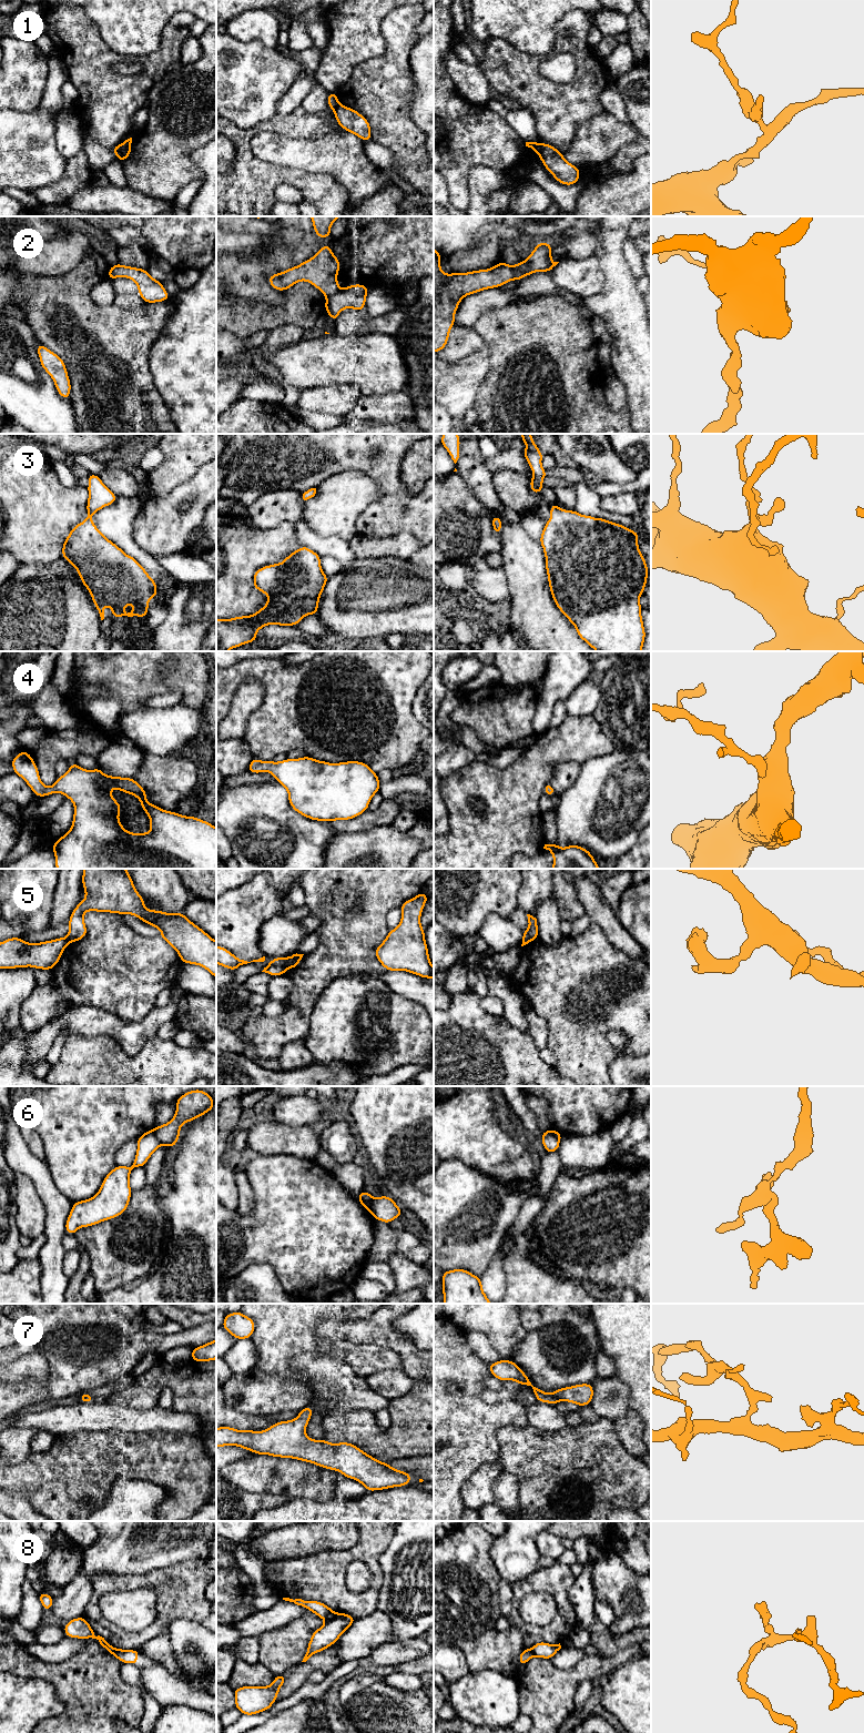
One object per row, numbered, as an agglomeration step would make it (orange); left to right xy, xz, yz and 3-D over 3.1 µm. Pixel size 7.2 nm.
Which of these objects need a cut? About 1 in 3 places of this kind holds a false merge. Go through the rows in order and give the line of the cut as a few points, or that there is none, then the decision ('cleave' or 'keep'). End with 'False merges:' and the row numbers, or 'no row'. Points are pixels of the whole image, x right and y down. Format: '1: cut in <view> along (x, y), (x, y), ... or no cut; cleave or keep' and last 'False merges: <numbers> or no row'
1: cut in yz along (539, 143), (540, 155); cleave
2: cut in xz along (339, 291), (326, 297); cleave
3: no cut; keep
4: no cut; keep
5: cut in xz along (285, 958), (286, 968); cleave
6: cut in xy along (152, 1130), (161, 1143); cleave
7: no cut; keep
8: cut in xz along (337, 1613), (326, 1620); cleave
False merges: 1, 2, 5, 6, 8

